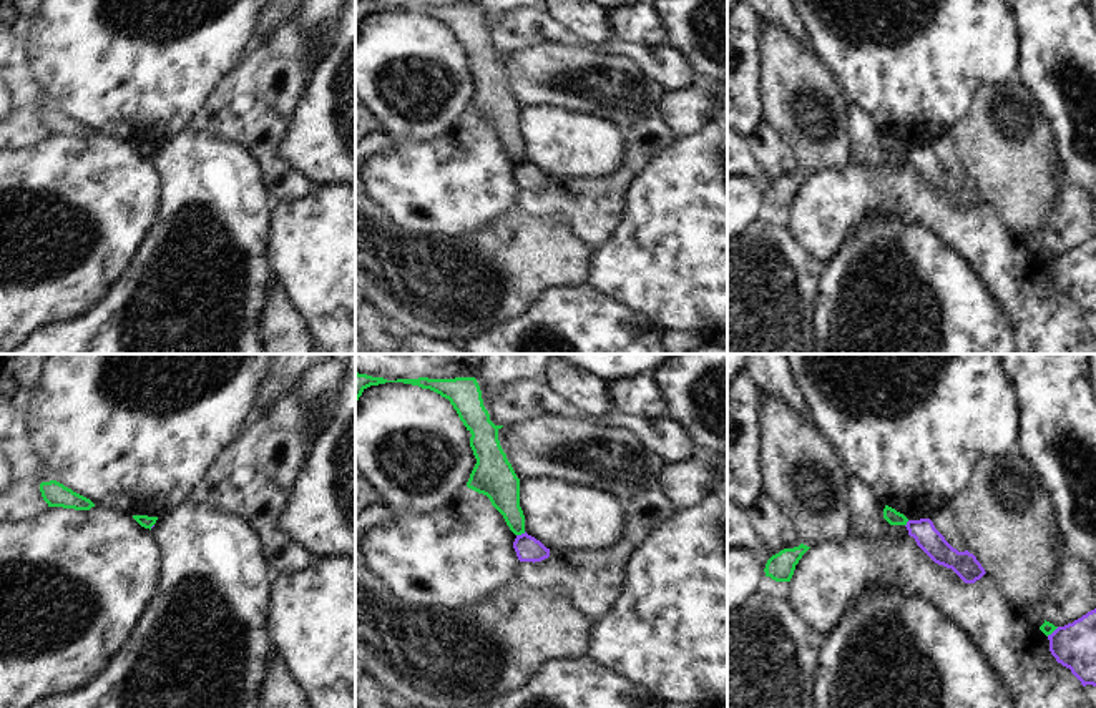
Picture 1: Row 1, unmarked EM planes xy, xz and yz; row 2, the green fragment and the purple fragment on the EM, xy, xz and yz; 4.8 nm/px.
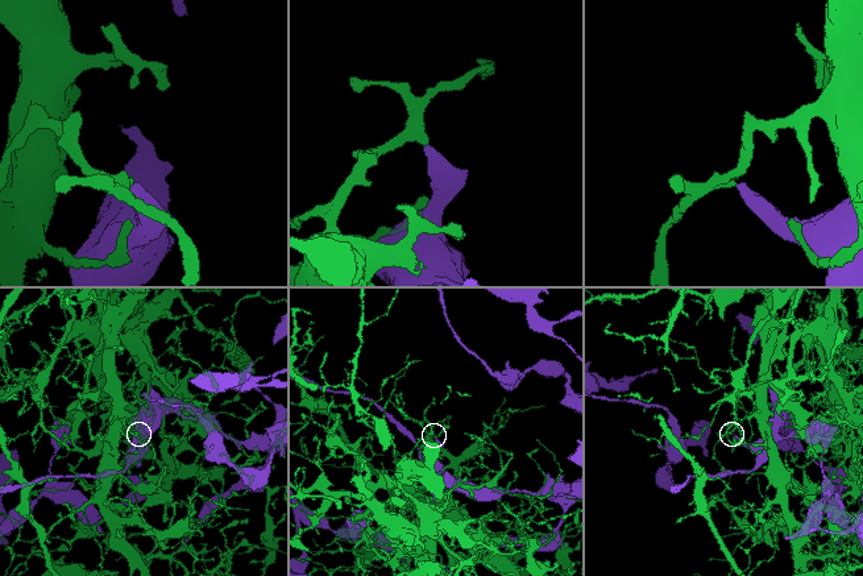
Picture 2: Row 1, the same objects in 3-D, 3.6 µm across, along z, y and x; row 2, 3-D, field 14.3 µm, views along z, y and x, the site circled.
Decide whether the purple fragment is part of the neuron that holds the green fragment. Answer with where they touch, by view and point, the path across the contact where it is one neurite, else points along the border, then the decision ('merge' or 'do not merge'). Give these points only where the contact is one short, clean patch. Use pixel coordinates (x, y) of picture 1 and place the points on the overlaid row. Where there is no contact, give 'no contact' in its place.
contact xz (520, 534); do not merge

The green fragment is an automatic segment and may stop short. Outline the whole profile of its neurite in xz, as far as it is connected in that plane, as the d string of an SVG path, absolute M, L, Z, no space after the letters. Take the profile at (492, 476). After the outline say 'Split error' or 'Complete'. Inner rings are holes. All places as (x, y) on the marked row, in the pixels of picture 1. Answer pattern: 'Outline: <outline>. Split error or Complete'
Outline: M355 372L355 404L362 392L370 386L385 382L404 382L430 389L448 399L457 411L460 420L472 434L470 447L477 464L470 474L467 487L483 494L492 505L503 515L506 525L515 535L525 533L525 515L520 507L520 479L503 452L498 430L483 406L482 391L475 377L455 379L397 379L372 377Z. Complete

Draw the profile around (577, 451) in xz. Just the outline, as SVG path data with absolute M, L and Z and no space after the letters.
M538 415L498 429L498 440L518 479L555 479L628 502L639 492L659 492L664 460L624 429L601 427L588 419Z

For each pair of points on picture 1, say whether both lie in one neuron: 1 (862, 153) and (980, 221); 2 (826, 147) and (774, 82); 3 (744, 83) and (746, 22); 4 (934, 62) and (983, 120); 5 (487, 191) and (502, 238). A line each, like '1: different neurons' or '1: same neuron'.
1: different neurons
2: same neuron
3: same neuron
4: different neurons
5: different neurons

